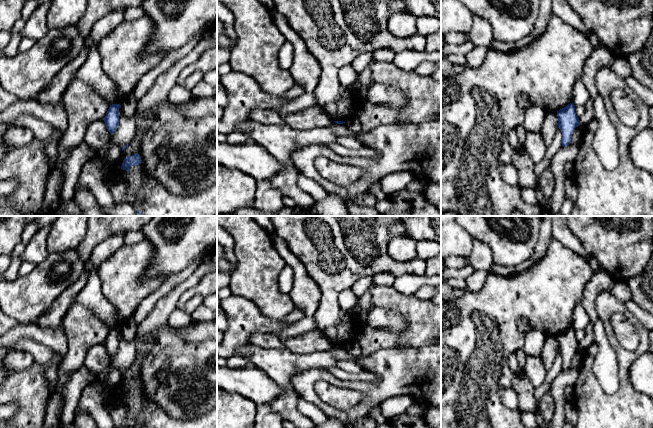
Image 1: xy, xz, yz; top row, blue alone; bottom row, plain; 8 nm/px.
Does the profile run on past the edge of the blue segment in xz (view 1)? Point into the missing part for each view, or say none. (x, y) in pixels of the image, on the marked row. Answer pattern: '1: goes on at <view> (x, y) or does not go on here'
1: does not go on here

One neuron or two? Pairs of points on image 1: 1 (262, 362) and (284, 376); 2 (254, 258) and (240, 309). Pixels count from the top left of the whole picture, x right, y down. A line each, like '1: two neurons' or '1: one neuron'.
1: one neuron
2: two neurons

